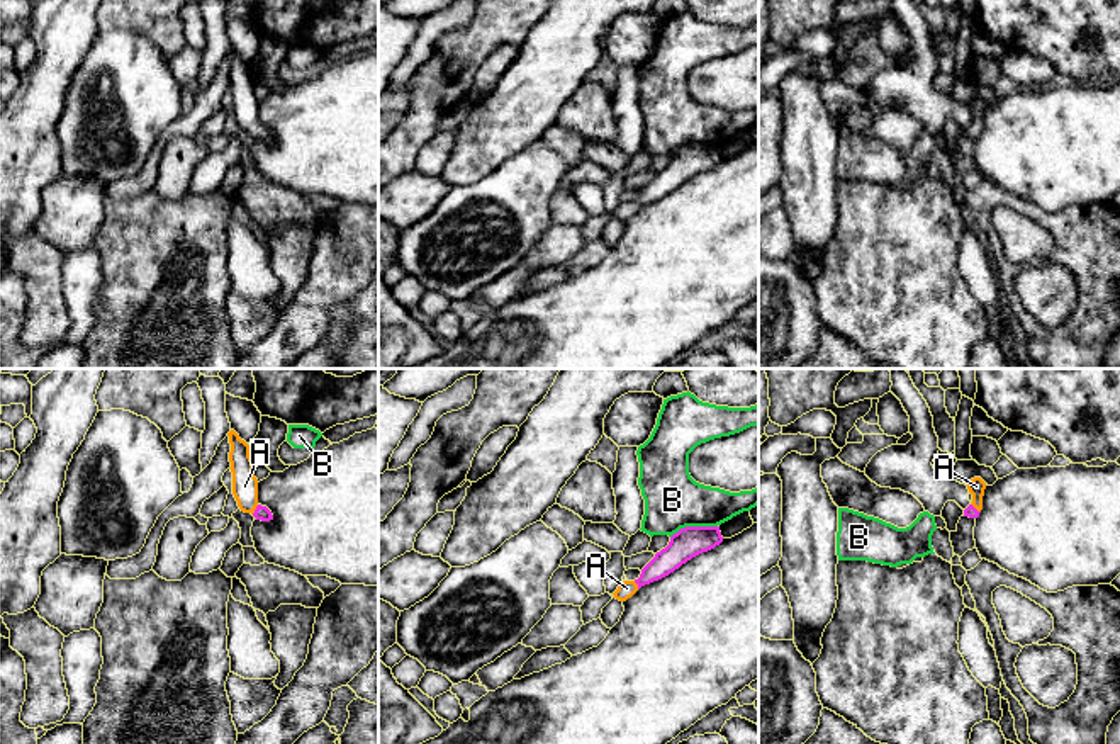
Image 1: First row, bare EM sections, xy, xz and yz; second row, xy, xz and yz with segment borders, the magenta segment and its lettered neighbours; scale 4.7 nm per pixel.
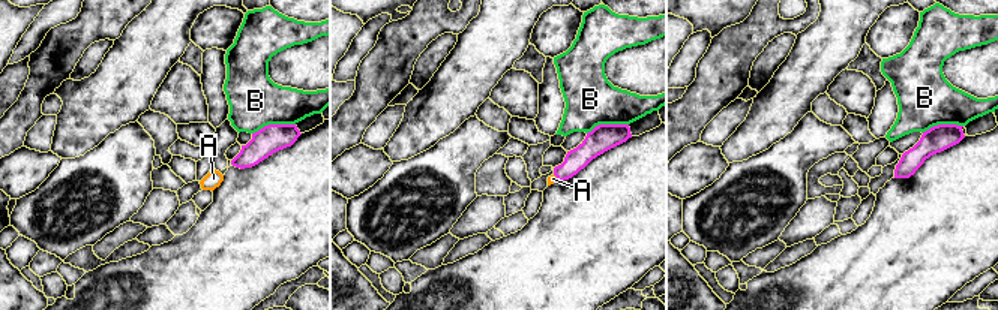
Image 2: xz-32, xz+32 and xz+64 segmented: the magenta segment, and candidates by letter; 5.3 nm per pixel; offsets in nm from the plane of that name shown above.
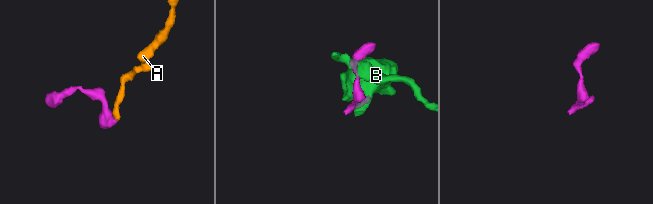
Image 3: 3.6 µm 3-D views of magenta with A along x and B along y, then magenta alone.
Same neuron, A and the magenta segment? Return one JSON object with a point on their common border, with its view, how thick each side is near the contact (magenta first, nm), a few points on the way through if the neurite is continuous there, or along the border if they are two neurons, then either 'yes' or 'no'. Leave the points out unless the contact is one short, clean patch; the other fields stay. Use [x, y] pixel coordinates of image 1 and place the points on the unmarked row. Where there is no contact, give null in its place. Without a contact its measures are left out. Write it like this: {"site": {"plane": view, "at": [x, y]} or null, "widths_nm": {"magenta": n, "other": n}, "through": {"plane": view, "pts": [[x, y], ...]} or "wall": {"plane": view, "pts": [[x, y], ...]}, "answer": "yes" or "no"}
{"site": {"plane": "xy", "at": [255, 129]}, "widths_nm": {"magenta": 70, "other": 130}, "through": {"plane": "xy", "pts": [[263, 133], [255, 129], [248, 123], [245, 106]]}, "answer": "yes"}

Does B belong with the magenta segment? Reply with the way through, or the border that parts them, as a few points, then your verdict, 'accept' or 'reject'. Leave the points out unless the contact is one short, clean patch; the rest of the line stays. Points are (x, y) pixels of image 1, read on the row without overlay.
reject

